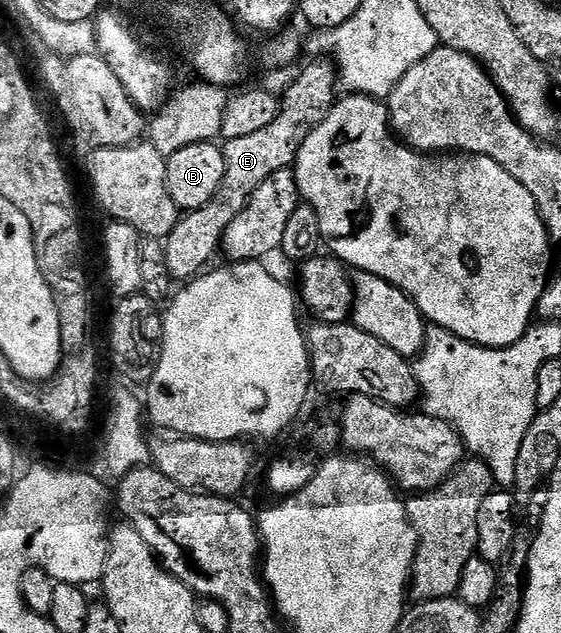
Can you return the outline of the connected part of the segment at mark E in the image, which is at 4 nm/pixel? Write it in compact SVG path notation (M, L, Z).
M315 58L311 61L313 61L312 64L307 64L300 70L299 77L288 86L287 93L282 93L279 113L277 118L273 118L273 122L269 122L269 126L257 130L254 134L245 134L245 138L228 140L222 145L225 158L225 178L221 182L217 194L204 208L197 208L180 215L175 229L165 237L163 246L165 262L167 263L167 273L170 274L172 281L190 281L208 267L206 264L214 258L215 251L217 253L220 251L225 230L229 230L229 222L233 222L233 218L237 218L237 214L241 214L241 210L245 210L245 206L250 202L257 186L265 183L273 174L277 174L277 170L291 168L305 138L309 138L311 131L331 112L331 107L335 105L337 99L337 93L335 93L335 86L337 88L336 65L327 58Z

